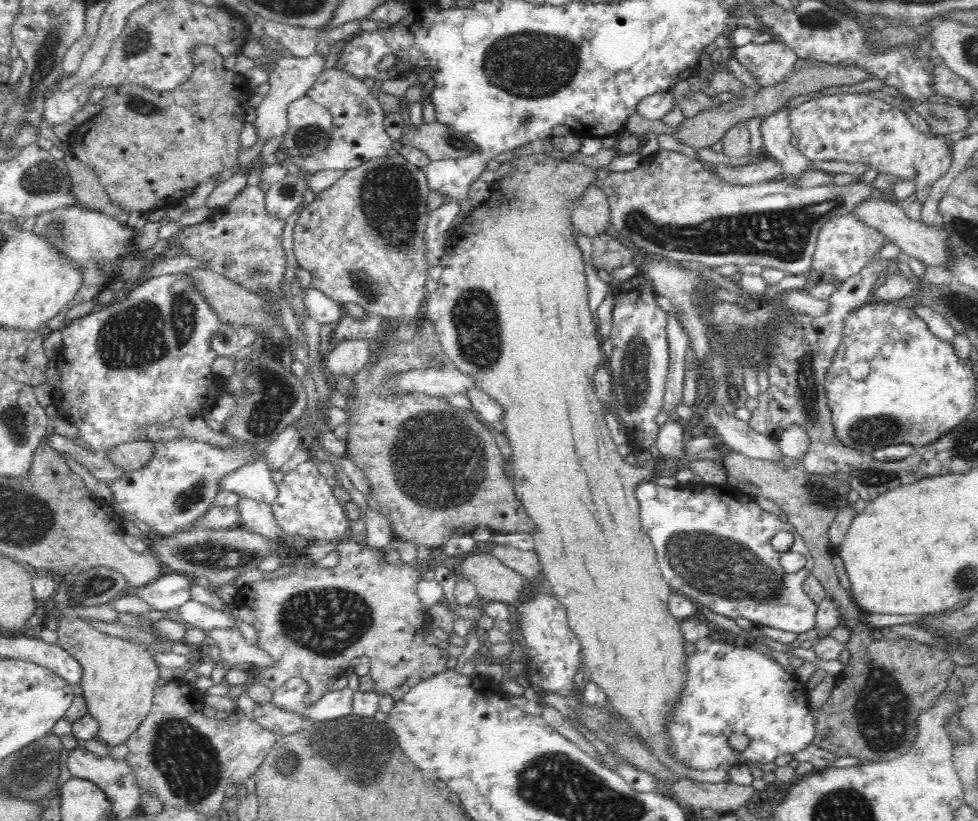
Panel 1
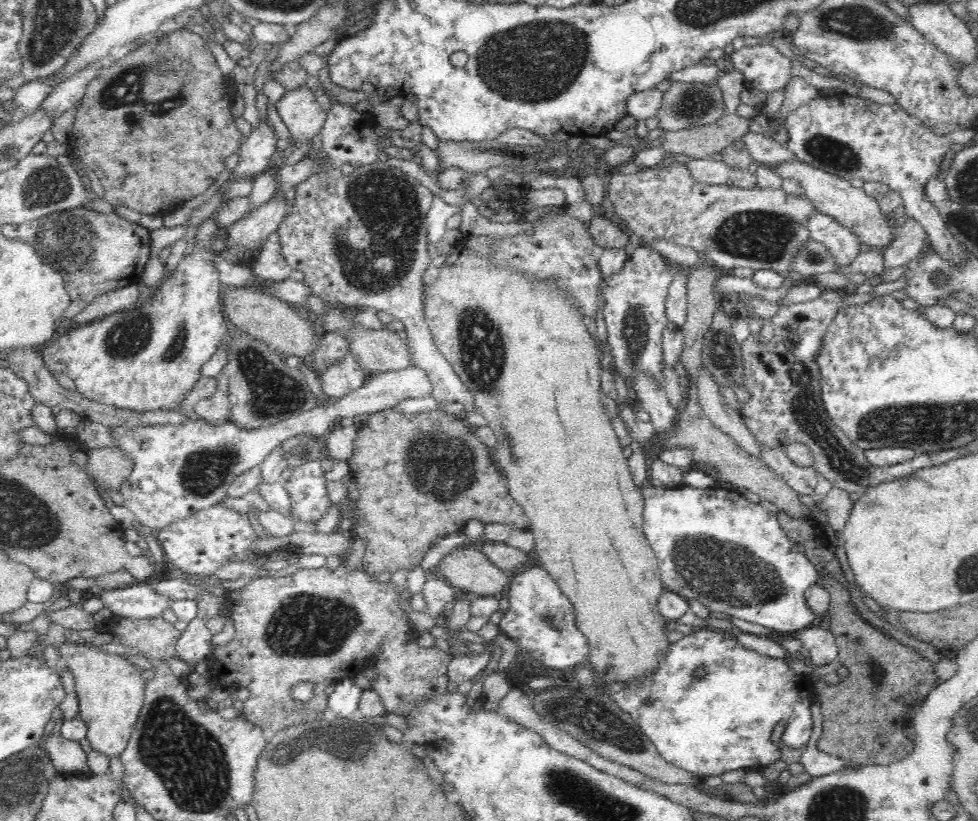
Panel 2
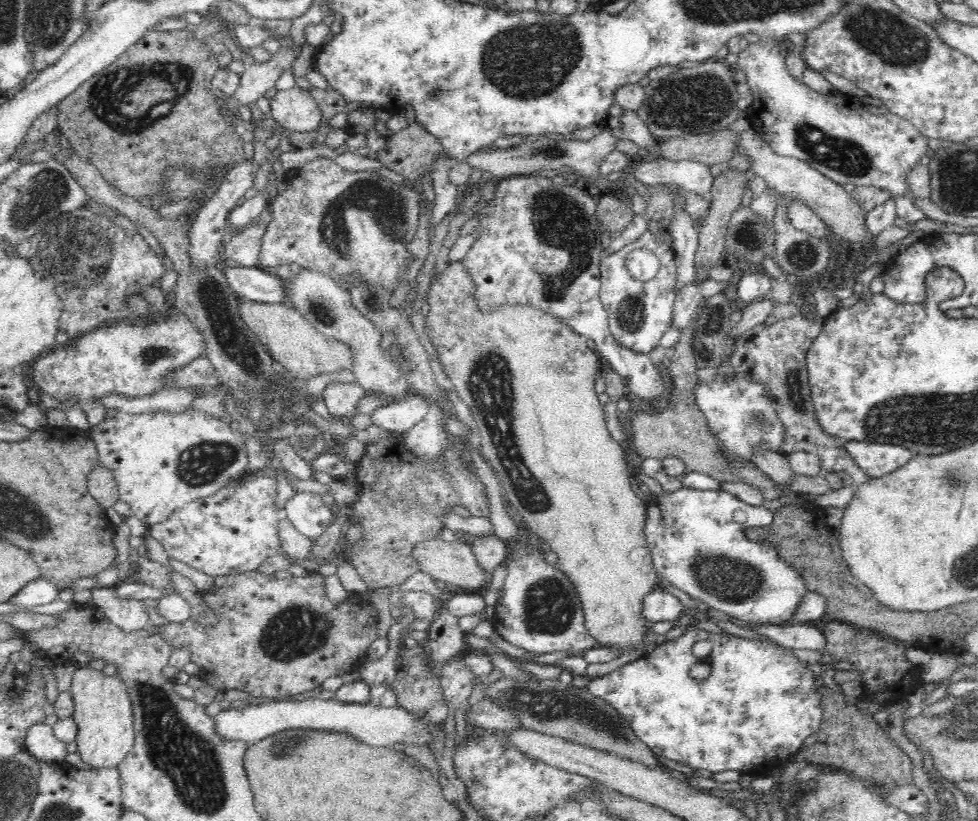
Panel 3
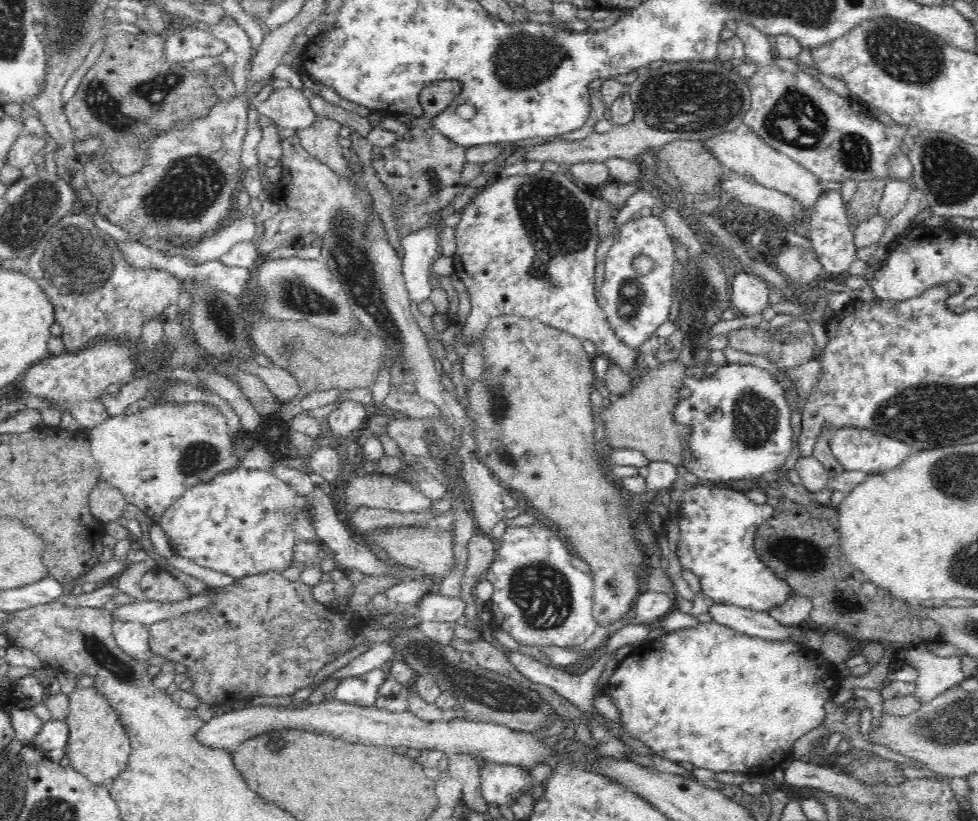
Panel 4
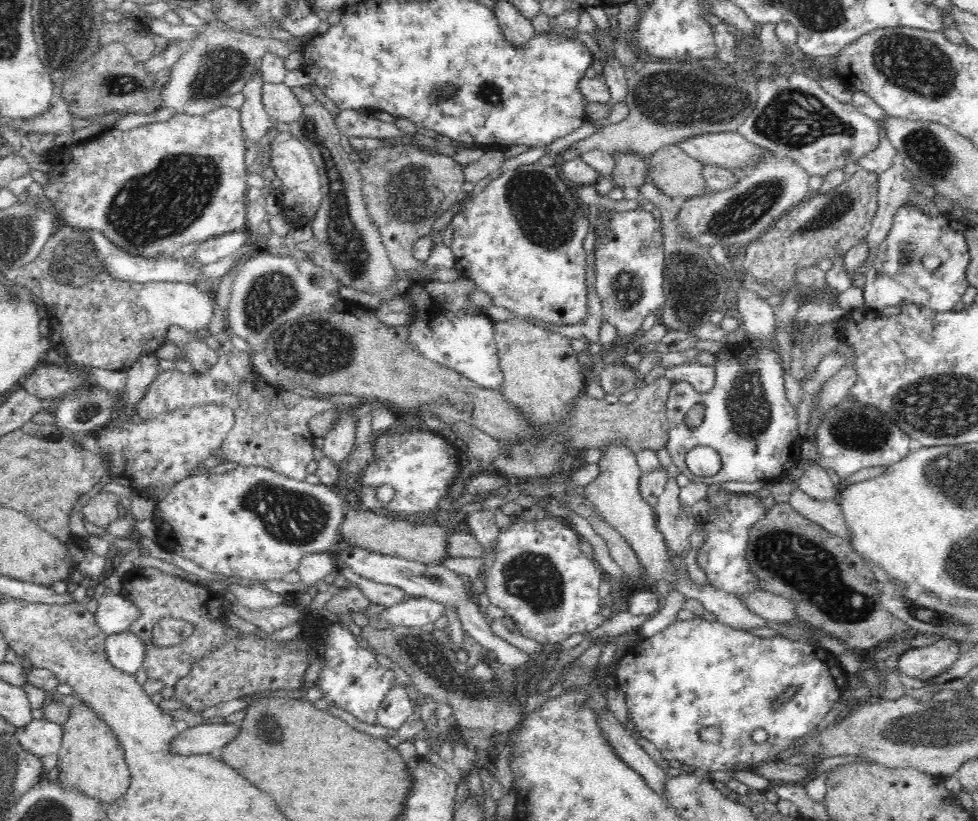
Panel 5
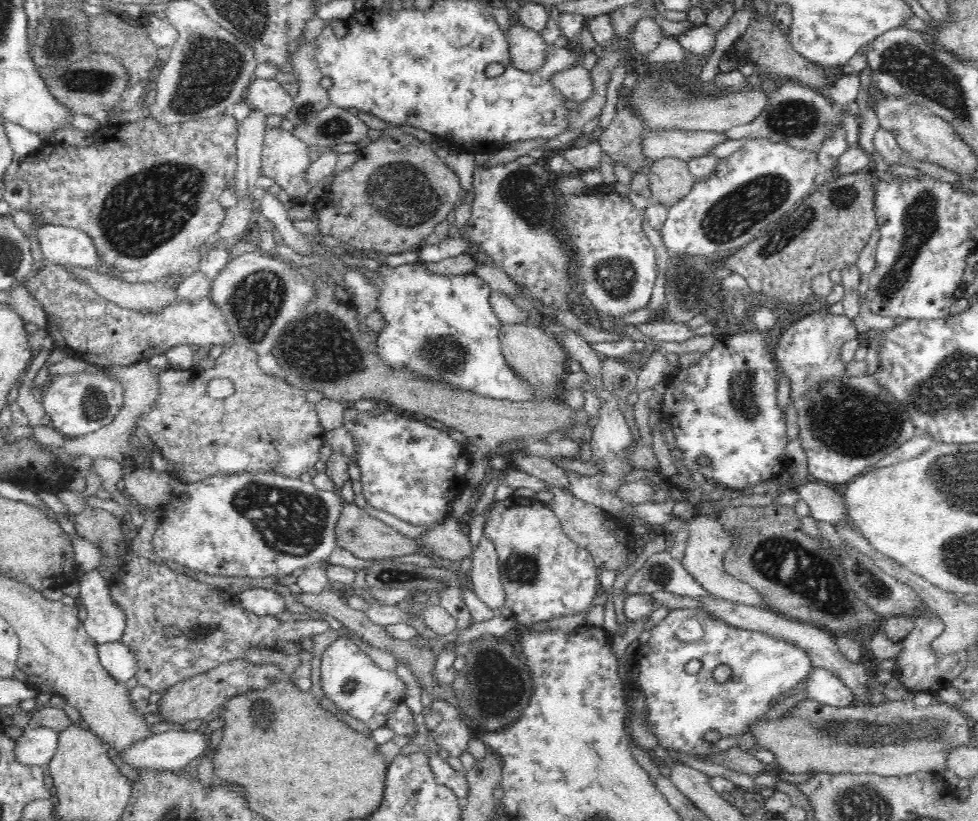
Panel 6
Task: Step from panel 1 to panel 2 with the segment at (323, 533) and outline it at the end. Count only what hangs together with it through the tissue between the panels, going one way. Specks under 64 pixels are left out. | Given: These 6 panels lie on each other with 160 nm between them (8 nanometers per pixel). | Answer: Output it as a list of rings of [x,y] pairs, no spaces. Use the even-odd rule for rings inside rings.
[[[320,461],[306,462],[293,469],[284,484],[289,494],[289,517],[293,521],[317,524],[330,512],[335,504],[328,496],[326,482]]]

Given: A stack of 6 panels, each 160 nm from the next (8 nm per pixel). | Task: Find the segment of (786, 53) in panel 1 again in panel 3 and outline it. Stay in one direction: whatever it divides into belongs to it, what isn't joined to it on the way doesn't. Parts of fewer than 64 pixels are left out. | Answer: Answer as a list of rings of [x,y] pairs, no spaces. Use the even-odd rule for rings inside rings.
[[[762,39],[758,43],[750,43],[746,50],[739,52],[738,61],[734,70],[742,70],[744,76],[746,76],[746,82],[750,86],[750,92],[752,92],[753,102],[746,110],[746,116],[752,121],[756,132],[759,134],[759,137],[768,143],[771,146],[771,149],[776,152],[779,156],[788,156],[793,157],[804,162],[807,162],[808,165],[812,168],[818,170],[820,173],[824,174],[830,180],[835,181],[837,184],[844,185],[856,185],[856,188],[860,186],[872,186],[880,189],[885,189],[890,192],[892,197],[904,197],[904,199],[910,199],[912,202],[916,202],[915,193],[912,191],[911,185],[909,184],[909,173],[914,172],[917,167],[924,166],[929,160],[932,150],[930,148],[930,140],[920,133],[920,129],[917,129],[909,120],[906,120],[904,117],[898,116],[896,113],[886,112],[886,114],[870,114],[866,108],[864,108],[864,102],[861,102],[862,109],[859,112],[852,111],[852,98],[849,95],[834,94],[823,96],[818,94],[813,90],[810,90],[809,86],[806,86],[806,83],[796,80],[796,78],[788,71],[786,67],[786,58],[782,54],[780,48],[778,47],[778,41],[774,39]]]

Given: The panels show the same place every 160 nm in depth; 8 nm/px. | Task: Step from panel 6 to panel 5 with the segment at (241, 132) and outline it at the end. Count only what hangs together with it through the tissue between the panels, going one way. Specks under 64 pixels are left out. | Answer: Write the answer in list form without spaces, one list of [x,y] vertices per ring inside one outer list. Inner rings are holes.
[[[262,69],[258,70],[246,81],[242,90],[245,101],[240,107],[244,140],[258,142],[267,133],[272,120],[265,111],[262,98],[262,86],[265,84]]]

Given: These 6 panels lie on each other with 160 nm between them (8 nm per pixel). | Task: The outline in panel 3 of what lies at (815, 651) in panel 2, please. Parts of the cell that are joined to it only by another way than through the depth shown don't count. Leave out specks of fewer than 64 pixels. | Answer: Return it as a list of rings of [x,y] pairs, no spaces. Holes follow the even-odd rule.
[[[730,617],[735,624],[755,630],[759,635],[766,636],[780,647],[789,650],[806,649],[820,652],[821,664],[831,664],[834,661],[827,650],[827,639],[824,632],[806,623],[798,624],[754,624],[743,622],[740,619]]]

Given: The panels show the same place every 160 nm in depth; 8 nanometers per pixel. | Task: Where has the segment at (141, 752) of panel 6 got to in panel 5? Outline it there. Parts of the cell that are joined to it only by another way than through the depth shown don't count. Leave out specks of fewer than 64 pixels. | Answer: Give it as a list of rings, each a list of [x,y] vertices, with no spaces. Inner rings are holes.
[[[242,723],[199,724],[193,727],[183,727],[183,732],[172,742],[172,751],[176,753],[216,754],[230,740],[240,734]]]

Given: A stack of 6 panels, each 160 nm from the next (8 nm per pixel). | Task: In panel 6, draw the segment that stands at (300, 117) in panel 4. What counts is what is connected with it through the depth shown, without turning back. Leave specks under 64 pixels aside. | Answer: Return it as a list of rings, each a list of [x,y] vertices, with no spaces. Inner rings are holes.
[[[254,78],[245,92],[244,100],[258,110],[276,116],[286,116],[294,106],[293,96],[276,79]]]

